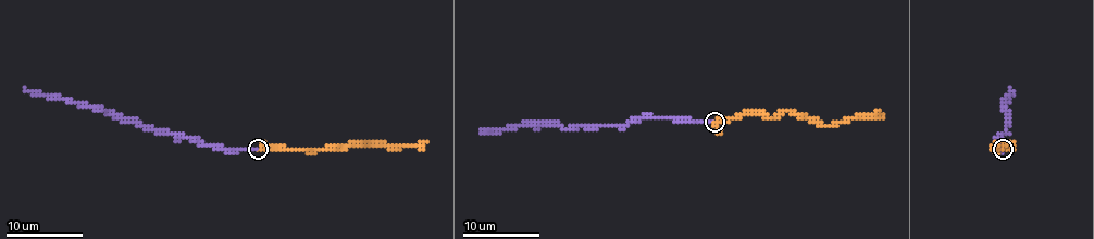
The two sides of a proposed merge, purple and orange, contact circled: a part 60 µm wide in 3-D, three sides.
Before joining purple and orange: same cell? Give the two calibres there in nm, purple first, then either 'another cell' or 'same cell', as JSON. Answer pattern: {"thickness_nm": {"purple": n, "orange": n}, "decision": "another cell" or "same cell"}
{"thickness_nm": {"purple": 240, "orange": 280}, "decision": "same cell"}

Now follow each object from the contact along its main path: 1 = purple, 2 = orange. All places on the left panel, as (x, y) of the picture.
1: (258, 148), (225, 150), (201, 147), (190, 139), (144, 129), (94, 108), (41, 96), (24, 88)
2: (258, 148), (322, 150), (327, 147), (358, 145), (402, 147), (427, 140)

